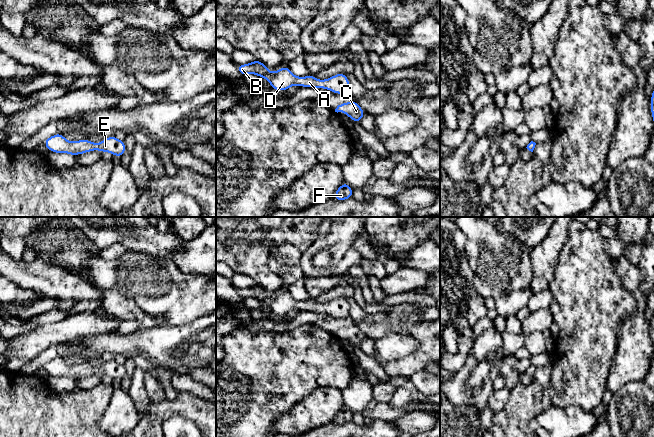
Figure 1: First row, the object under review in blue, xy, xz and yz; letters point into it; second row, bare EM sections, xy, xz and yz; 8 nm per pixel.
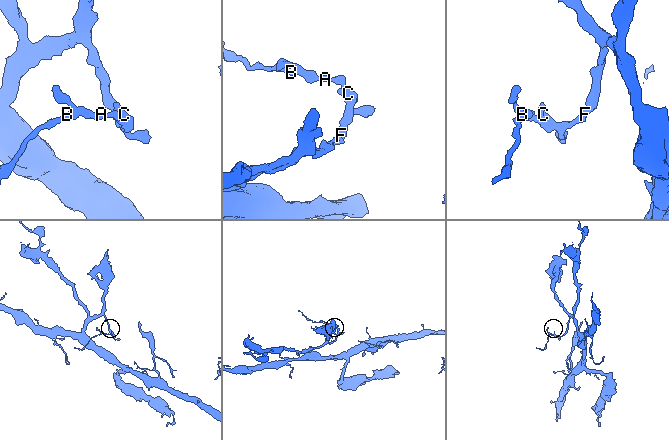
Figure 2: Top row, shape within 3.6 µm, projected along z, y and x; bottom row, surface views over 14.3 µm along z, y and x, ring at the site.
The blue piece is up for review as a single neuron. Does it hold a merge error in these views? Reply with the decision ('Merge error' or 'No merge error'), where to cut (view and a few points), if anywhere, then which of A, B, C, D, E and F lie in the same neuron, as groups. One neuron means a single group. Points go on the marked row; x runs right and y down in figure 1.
No merge error. No split. Groups: A B C D E F

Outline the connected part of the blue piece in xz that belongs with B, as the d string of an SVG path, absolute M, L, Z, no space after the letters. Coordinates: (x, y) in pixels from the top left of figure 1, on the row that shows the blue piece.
M256 59L249 64L236 65L242 75L256 74L270 82L270 87L278 91L286 91L292 85L301 87L325 88L335 94L345 94L349 91L350 81L344 73L336 74L326 80L318 80L310 74L306 77L298 77L292 74L289 66L279 68L275 73L269 72L269 67Z

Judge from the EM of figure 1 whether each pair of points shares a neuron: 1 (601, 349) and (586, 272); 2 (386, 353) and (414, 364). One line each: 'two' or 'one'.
1: one
2: two

